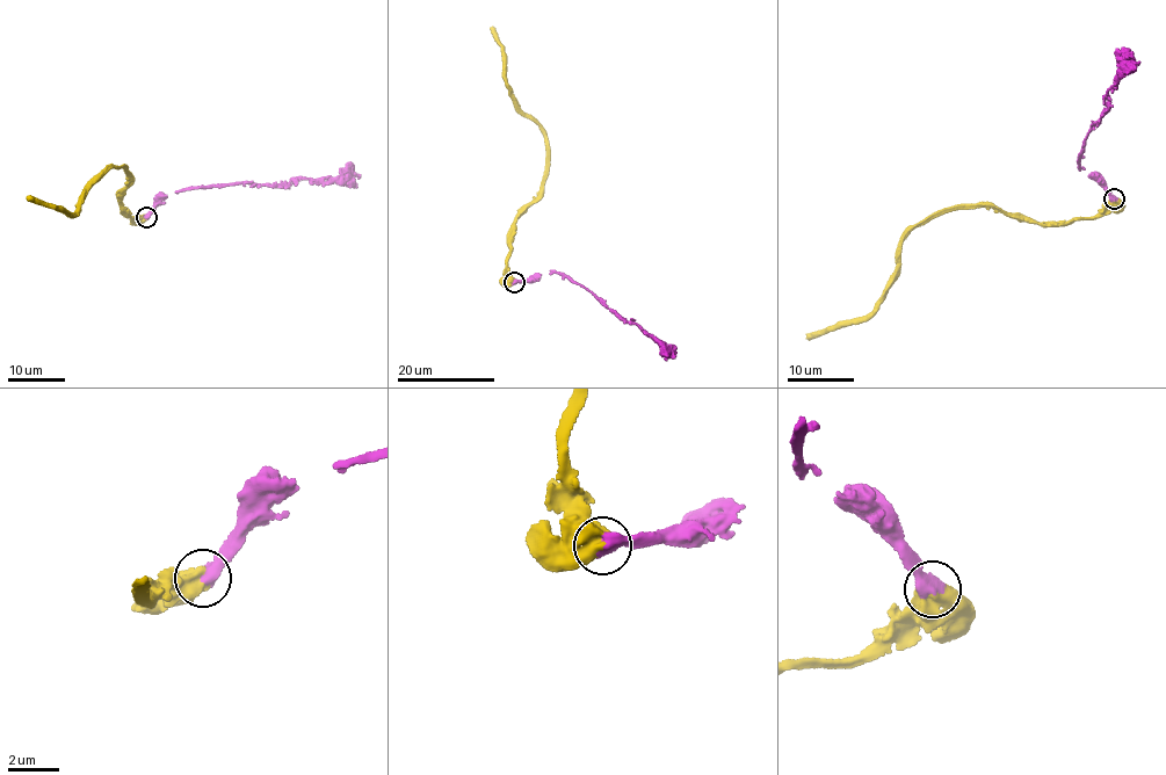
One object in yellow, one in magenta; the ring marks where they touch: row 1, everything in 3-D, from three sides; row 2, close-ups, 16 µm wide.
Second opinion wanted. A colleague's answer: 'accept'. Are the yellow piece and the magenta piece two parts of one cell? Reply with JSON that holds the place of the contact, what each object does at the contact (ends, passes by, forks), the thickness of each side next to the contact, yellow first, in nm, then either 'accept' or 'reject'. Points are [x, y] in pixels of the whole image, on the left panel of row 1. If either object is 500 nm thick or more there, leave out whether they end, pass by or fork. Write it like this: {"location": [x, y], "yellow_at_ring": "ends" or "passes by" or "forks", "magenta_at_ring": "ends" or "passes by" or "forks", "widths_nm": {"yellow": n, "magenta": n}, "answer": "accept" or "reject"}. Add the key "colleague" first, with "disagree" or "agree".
{"colleague": "agree", "location": [146, 217], "widths_nm": {"yellow": 800, "magenta": 600}, "answer": "accept"}

